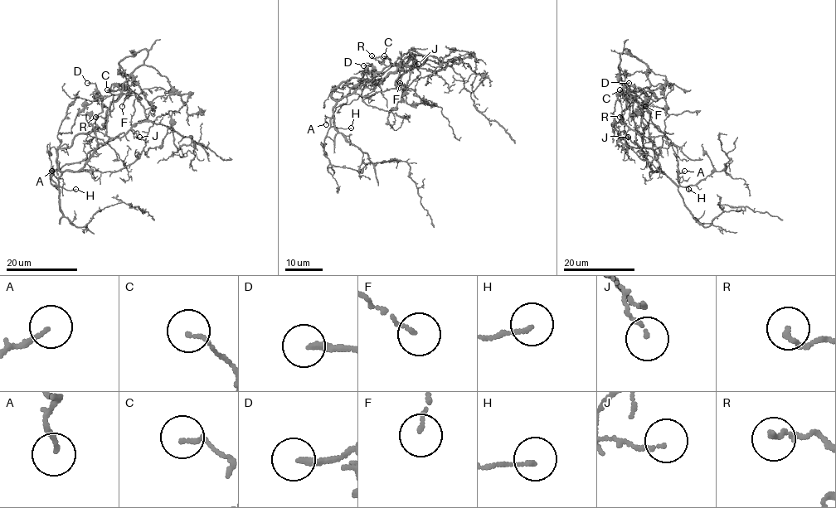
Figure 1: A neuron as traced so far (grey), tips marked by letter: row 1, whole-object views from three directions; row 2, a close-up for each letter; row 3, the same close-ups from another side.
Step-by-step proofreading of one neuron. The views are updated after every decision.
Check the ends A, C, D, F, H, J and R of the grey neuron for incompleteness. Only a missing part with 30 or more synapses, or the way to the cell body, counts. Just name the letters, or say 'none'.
none

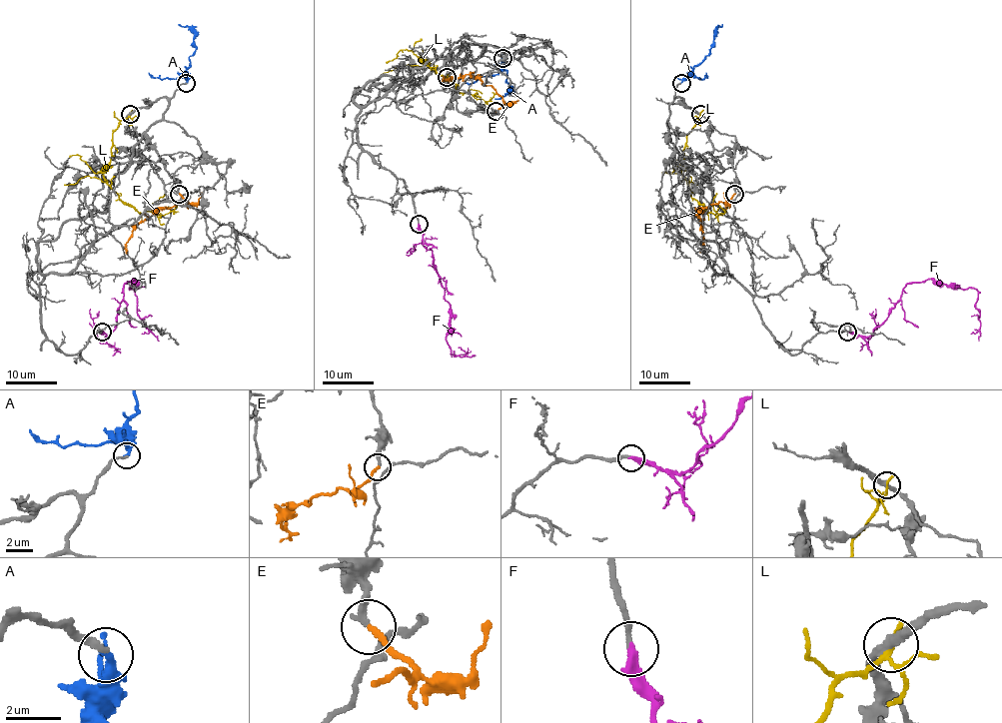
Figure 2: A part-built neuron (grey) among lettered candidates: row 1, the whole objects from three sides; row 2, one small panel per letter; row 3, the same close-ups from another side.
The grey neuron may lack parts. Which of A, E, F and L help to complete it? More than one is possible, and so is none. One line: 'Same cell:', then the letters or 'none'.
Same cell: A, F

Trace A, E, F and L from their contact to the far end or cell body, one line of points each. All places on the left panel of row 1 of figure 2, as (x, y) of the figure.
A: (186, 83), (190, 57), (196, 49), (193, 33), (178, 24)
E: (179, 194), (187, 200), (156, 211), (142, 221), (133, 231), (125, 253)
F: (102, 332), (107, 337), (116, 328), (125, 284), (133, 279), (129, 289), (135, 292), (137, 314), (159, 341)
L: (130, 114), (112, 133), (111, 162), (102, 171), (103, 178), (124, 203), (142, 214), (169, 213), (175, 203)

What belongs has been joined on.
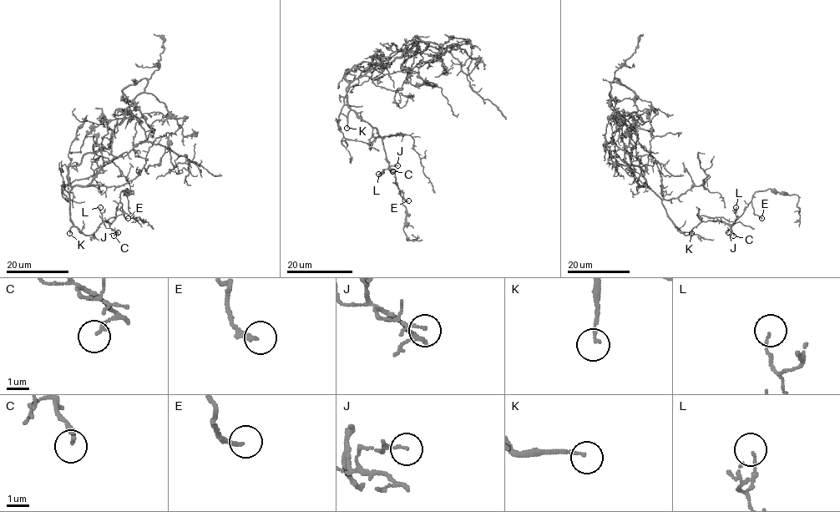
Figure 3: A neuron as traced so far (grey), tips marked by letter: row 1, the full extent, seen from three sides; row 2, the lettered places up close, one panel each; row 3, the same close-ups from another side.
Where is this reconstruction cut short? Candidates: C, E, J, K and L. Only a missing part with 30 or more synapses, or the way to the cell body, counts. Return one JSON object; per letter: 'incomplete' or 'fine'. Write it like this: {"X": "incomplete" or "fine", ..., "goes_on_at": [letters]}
{"C": "fine", "E": "fine", "J": "fine", "K": "incomplete", "L": "fine", "goes_on_at": ["K"]}

